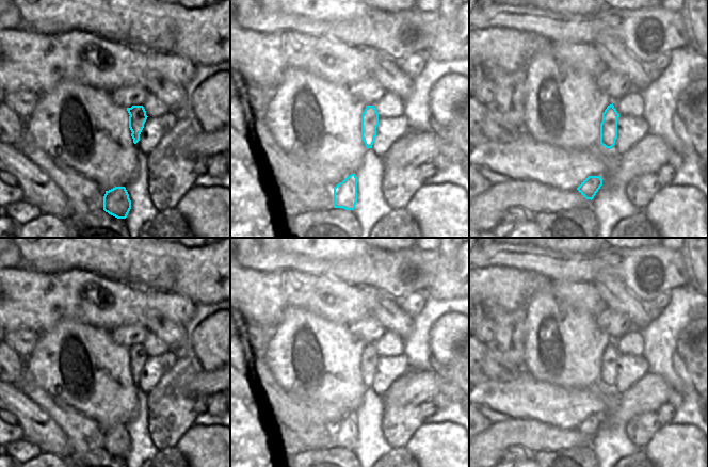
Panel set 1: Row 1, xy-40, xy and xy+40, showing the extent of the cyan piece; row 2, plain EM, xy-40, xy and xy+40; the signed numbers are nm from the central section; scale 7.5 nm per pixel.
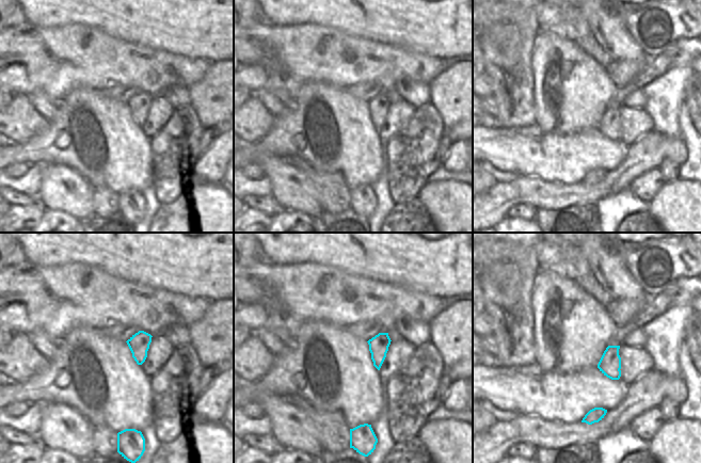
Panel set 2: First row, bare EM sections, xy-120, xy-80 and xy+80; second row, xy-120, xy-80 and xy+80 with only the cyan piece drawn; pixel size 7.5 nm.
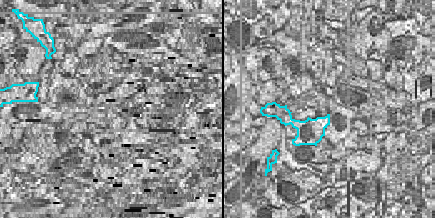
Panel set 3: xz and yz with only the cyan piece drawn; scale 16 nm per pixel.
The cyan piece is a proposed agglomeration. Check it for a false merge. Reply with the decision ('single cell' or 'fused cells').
fused cells

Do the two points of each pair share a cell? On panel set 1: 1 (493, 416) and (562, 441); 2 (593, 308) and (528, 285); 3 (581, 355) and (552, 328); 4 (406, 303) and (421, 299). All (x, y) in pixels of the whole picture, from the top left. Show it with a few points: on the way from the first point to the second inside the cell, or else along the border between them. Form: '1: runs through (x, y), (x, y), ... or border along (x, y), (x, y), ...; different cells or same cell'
1: border along (510, 418), (492, 423); different cells
2: runs through (577, 295), (572, 295), (557, 287), (544, 285); same cell
3: runs through (574, 348), (560, 332); same cell
4: runs through (409, 303), (418, 301); same cell

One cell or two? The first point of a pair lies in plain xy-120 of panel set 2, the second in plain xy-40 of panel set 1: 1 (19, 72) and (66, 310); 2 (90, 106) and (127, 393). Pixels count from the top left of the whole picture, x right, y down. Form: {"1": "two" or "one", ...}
{"1": "one", "2": "one"}

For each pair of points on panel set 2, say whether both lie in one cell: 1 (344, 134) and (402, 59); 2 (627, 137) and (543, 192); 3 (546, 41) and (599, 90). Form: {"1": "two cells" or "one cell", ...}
{"1": "two cells", "2": "two cells", "3": "one cell"}

